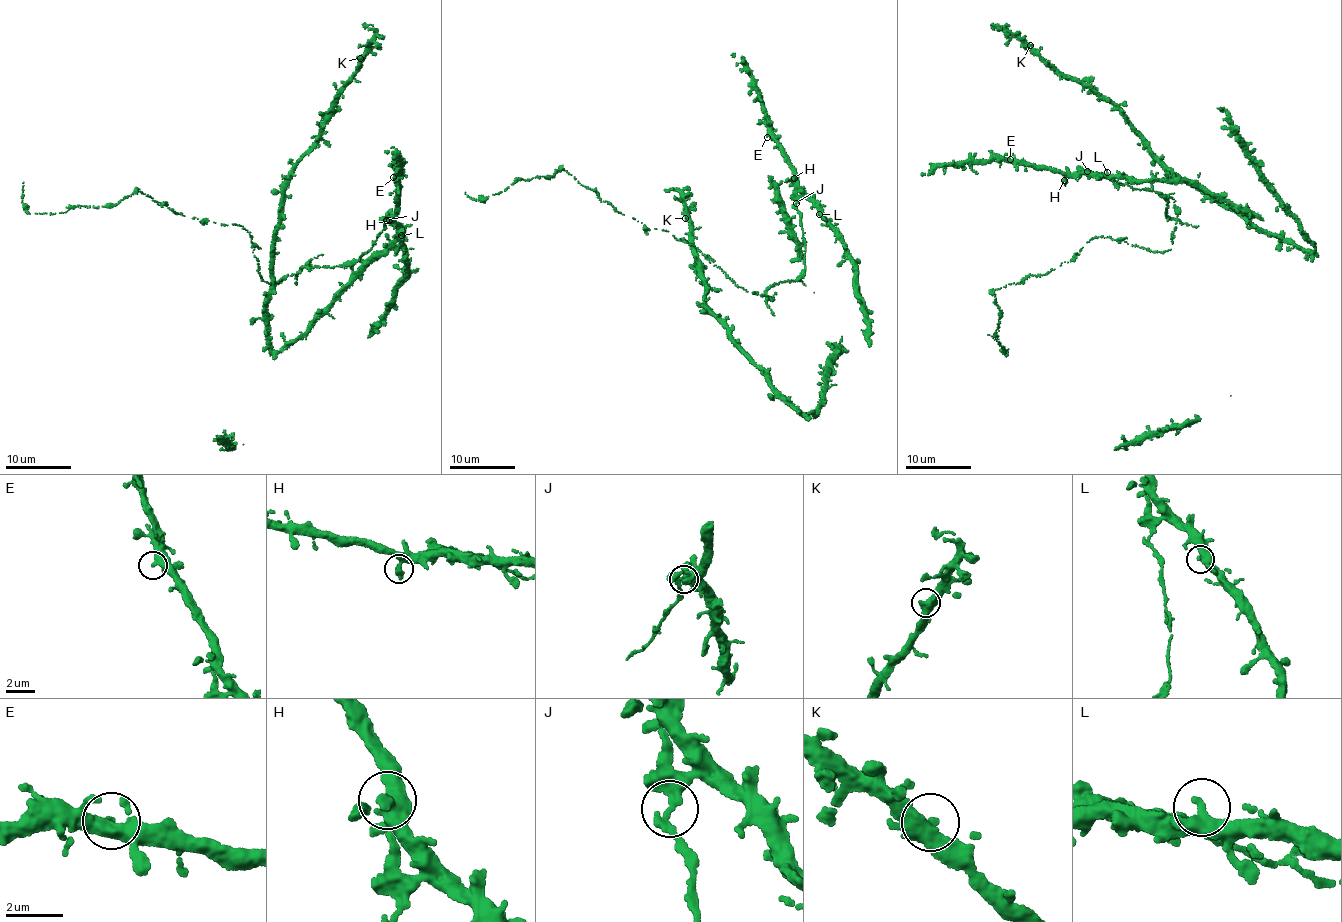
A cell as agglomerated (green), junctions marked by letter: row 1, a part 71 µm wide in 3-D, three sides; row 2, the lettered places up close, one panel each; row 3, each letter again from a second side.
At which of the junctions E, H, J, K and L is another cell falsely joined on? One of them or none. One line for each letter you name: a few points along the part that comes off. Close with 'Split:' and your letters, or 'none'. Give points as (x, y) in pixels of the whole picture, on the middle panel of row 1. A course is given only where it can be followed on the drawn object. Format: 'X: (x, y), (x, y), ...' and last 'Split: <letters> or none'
J: (796, 203), (805, 272), (766, 295), (737, 285), (668, 231), (615, 211), (565, 170), (478, 200), (465, 192)
Split: J

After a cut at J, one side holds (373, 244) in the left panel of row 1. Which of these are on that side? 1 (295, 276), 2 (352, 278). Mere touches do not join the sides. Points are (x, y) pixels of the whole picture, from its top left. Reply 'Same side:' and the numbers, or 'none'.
Same side: 1

